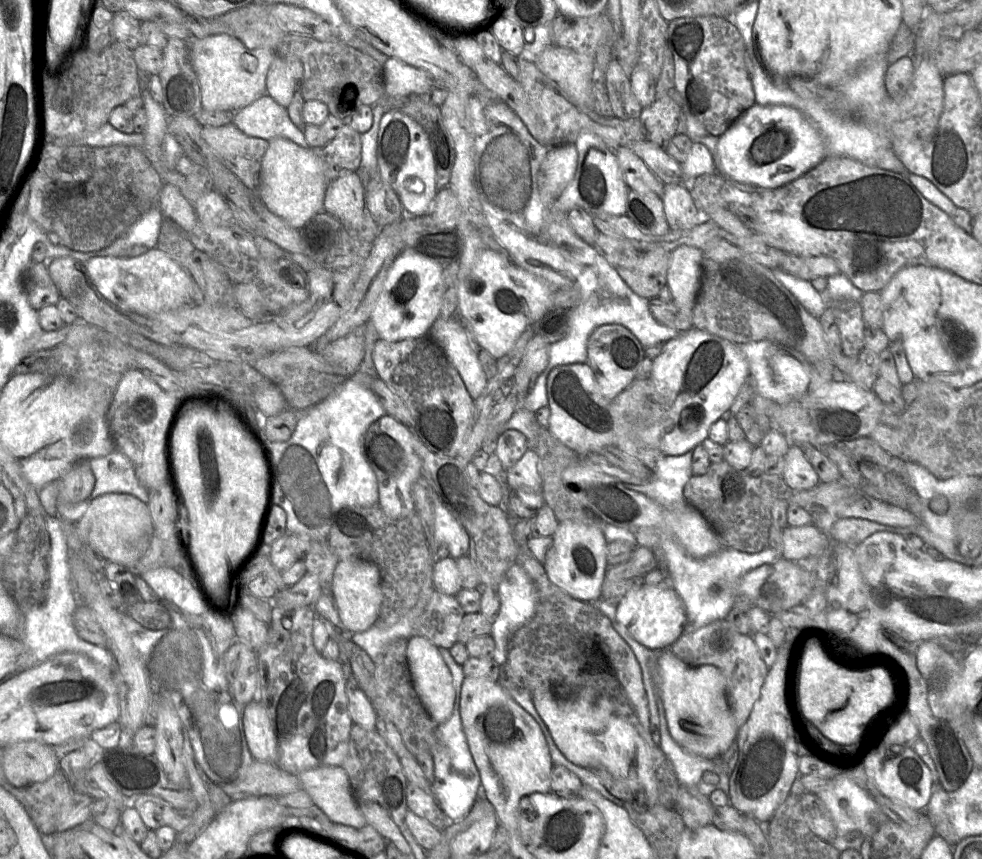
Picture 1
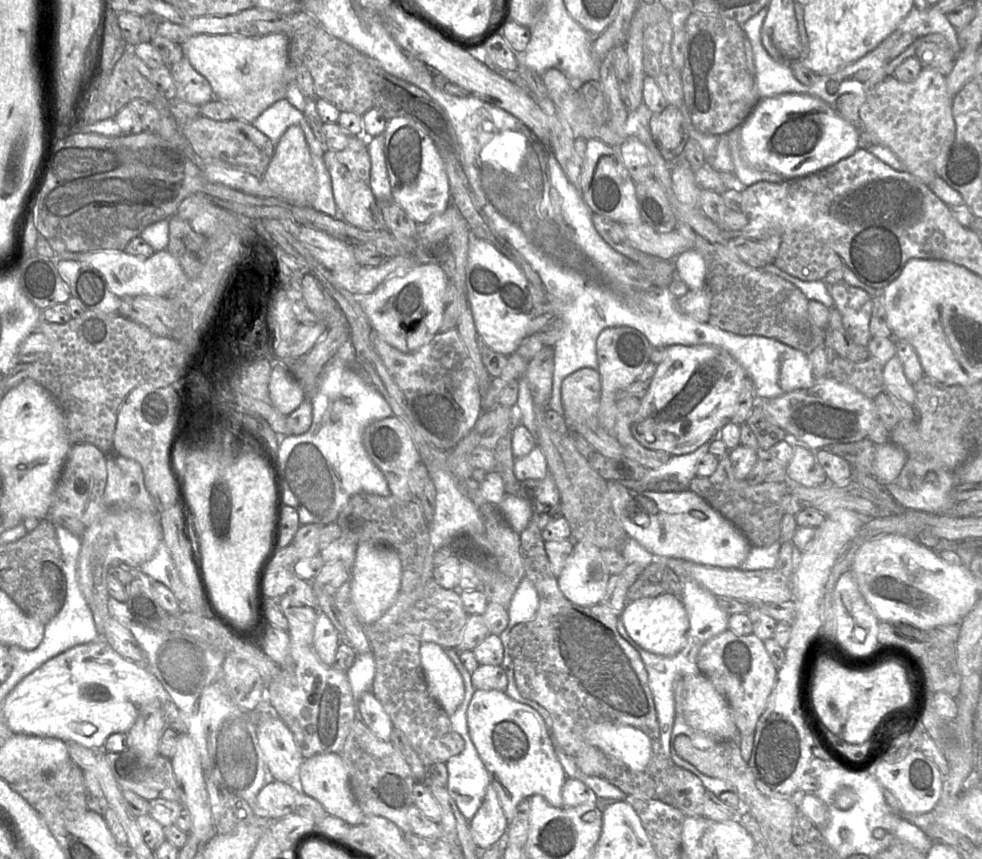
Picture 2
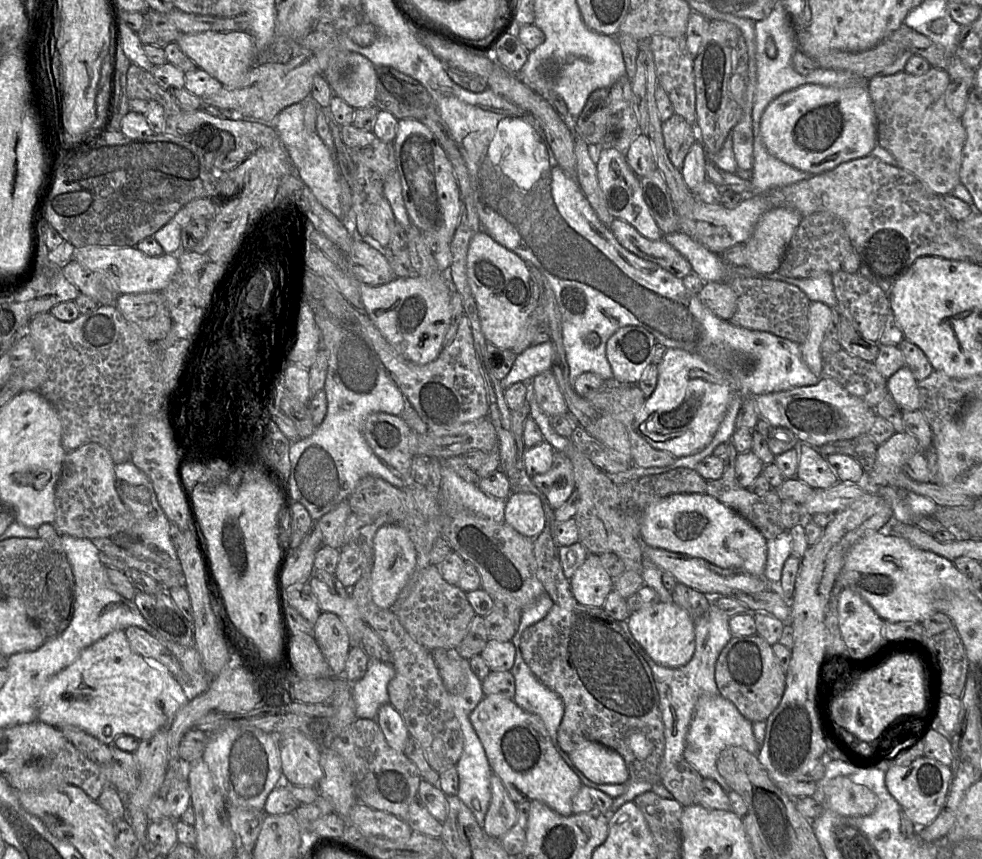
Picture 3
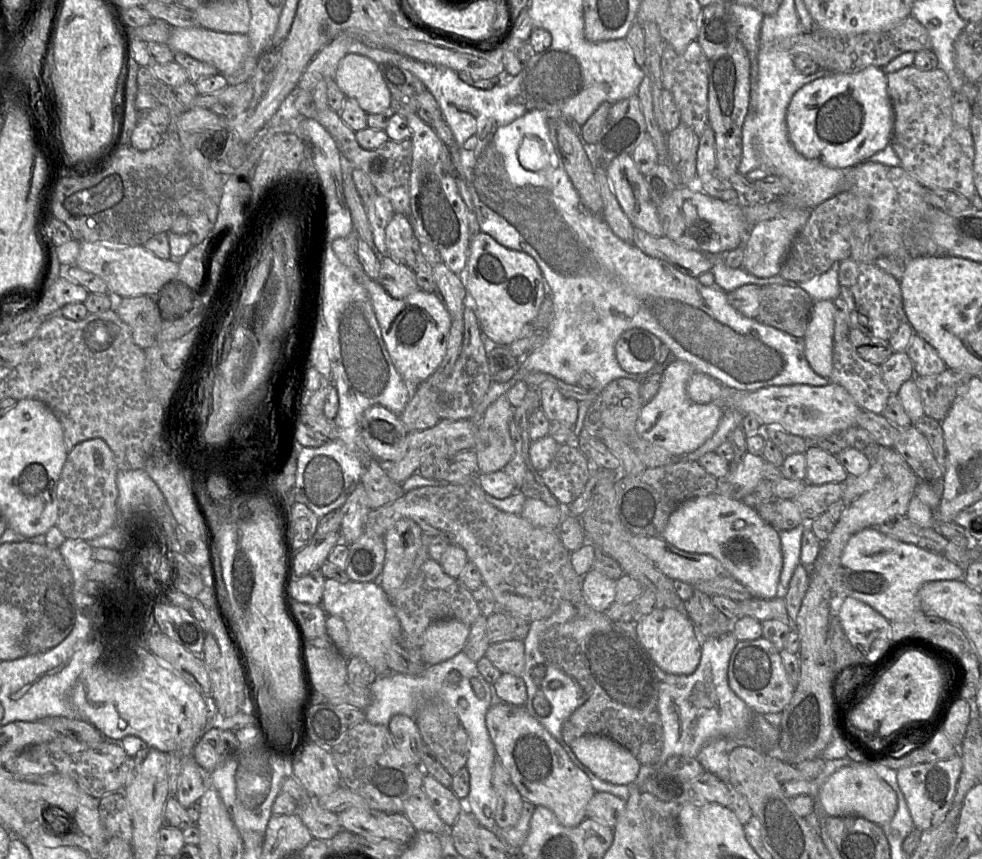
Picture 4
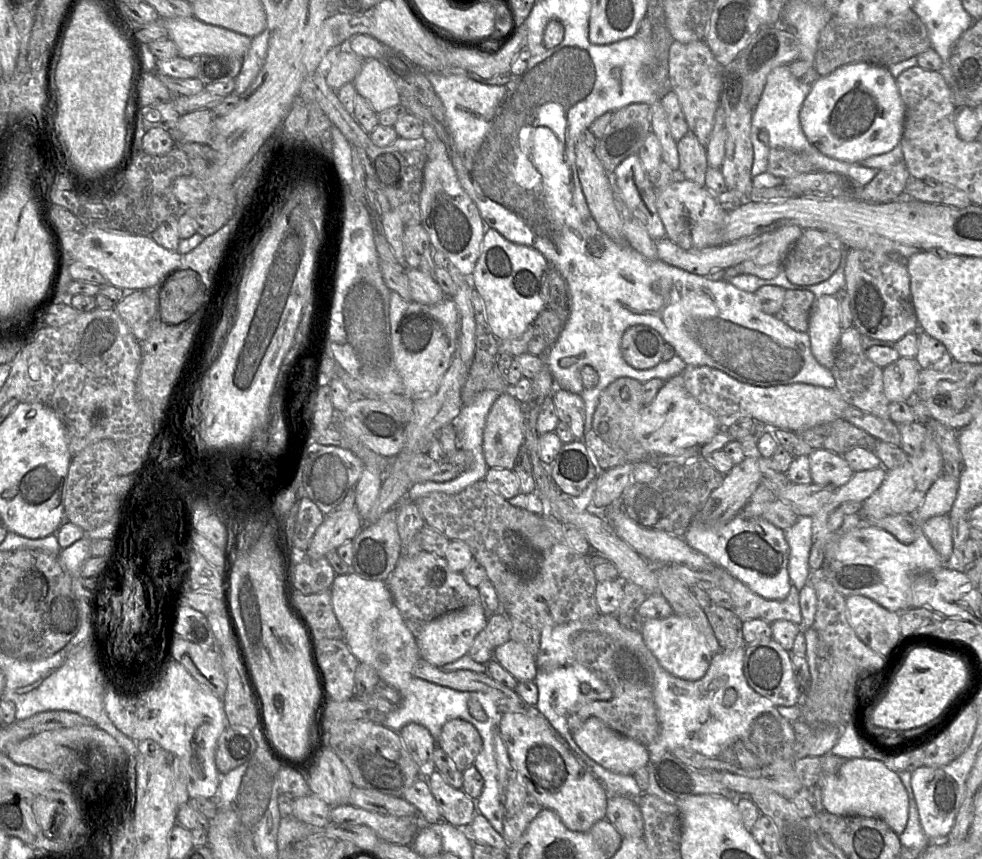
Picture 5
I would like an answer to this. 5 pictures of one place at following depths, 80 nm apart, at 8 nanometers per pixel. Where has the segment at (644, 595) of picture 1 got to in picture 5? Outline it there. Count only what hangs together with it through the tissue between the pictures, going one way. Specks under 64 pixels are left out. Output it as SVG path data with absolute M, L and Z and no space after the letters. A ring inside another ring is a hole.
M675 613L663 619L645 620L641 635L666 671L685 680L699 680L706 674L714 653L691 620Z

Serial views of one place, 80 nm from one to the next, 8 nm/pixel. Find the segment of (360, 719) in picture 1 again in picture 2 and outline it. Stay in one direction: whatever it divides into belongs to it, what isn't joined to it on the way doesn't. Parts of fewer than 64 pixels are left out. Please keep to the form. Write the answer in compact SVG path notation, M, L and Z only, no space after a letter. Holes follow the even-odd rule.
M371 692L363 694L356 703L357 717L380 739L390 740L394 725L381 703Z

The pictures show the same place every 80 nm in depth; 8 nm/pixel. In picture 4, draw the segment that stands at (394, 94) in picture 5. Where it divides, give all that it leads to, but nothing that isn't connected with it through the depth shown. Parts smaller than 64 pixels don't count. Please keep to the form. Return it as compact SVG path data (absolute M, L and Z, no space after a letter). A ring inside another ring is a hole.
M347 54L333 79L346 97L355 99L368 114L382 113L390 107L390 91L380 66L366 56Z

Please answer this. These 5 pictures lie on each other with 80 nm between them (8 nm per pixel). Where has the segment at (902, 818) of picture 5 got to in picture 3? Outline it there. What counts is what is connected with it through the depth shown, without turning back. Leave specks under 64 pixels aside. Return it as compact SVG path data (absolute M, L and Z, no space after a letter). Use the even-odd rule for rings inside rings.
M838 776L828 783L826 797L831 810L848 817L870 815L878 804L877 796L867 786L846 776Z

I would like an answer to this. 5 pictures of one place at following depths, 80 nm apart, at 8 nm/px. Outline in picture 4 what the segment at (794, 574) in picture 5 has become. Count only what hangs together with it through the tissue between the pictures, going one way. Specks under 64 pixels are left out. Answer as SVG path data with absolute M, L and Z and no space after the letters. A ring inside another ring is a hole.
M808 522L791 530L779 531L783 555L783 567L780 575L780 591L787 589L795 569L801 564L801 540Z

